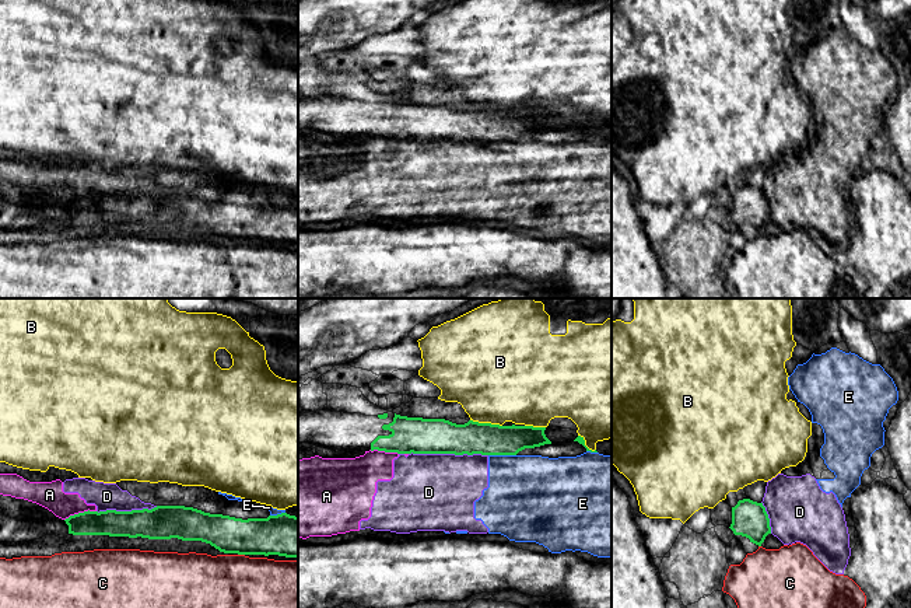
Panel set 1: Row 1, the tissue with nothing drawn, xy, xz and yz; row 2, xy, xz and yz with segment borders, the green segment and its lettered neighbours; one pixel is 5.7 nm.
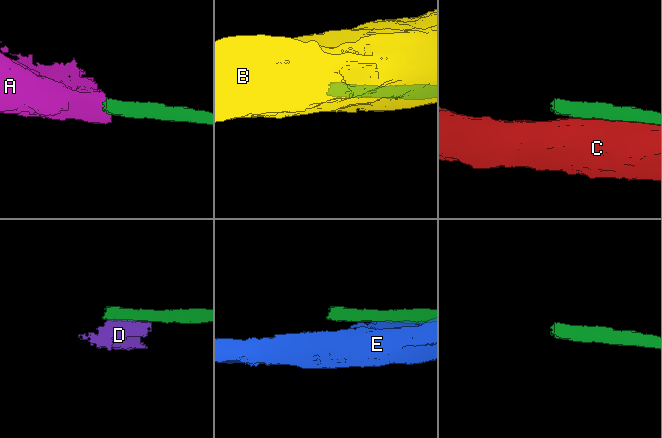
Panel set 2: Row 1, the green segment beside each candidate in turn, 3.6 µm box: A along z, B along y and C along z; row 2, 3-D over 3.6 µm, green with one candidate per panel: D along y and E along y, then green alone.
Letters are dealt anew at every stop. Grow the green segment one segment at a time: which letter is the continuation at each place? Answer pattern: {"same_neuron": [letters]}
{"same_neuron": []}

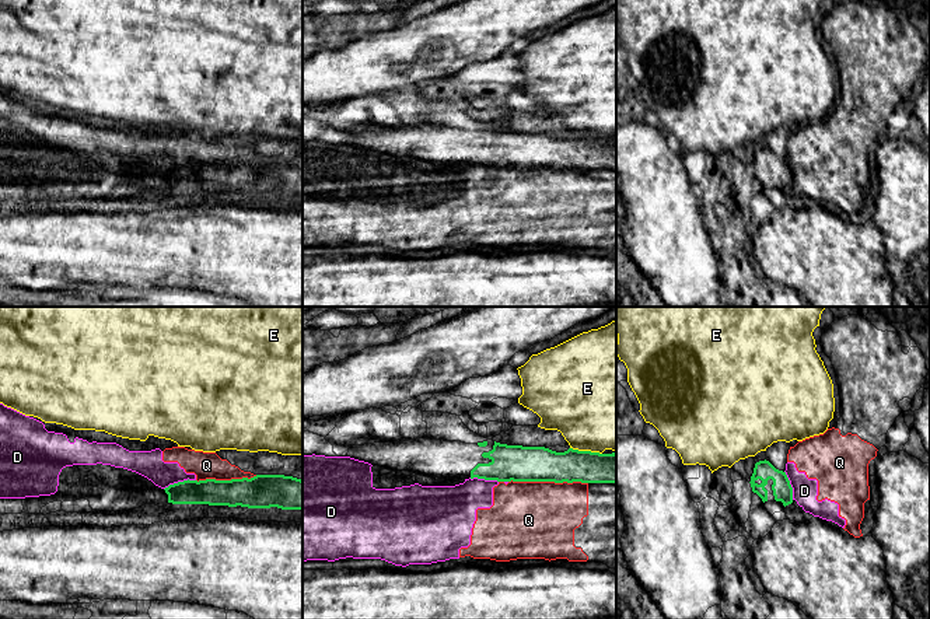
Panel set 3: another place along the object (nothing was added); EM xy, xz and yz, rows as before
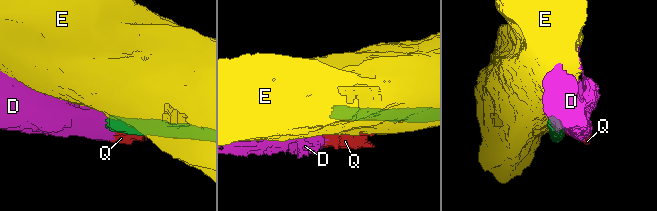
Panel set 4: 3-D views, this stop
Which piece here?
{"same_neuron": []}

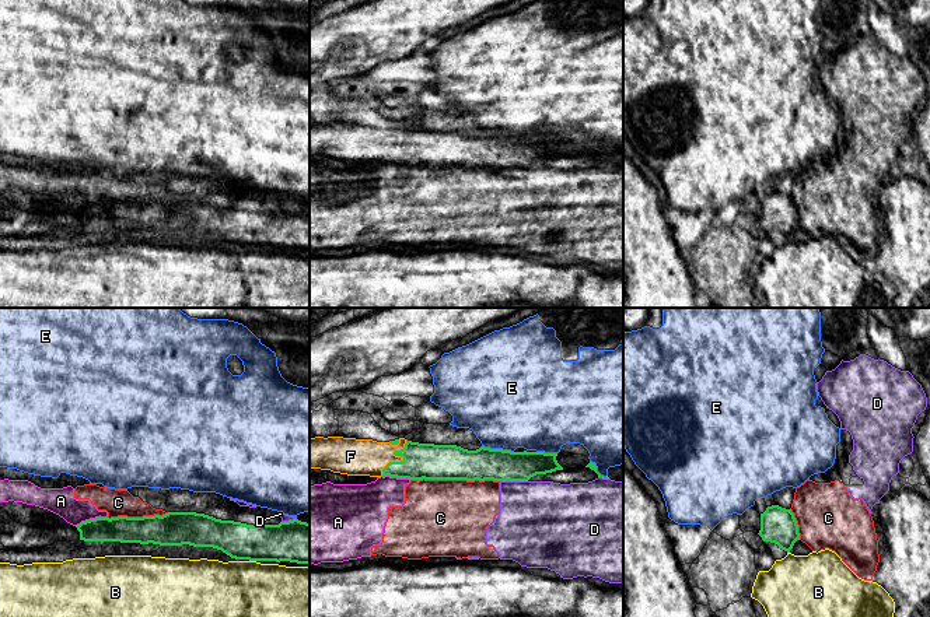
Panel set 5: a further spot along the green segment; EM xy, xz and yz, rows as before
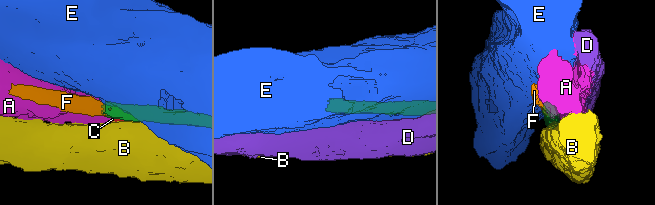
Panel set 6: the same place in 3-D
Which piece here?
{"same_neuron": ["F"]}

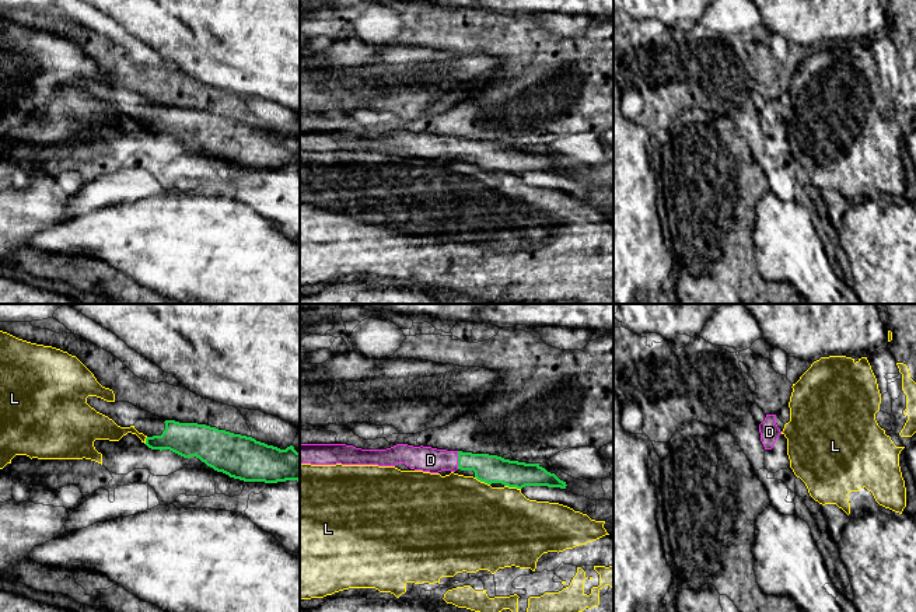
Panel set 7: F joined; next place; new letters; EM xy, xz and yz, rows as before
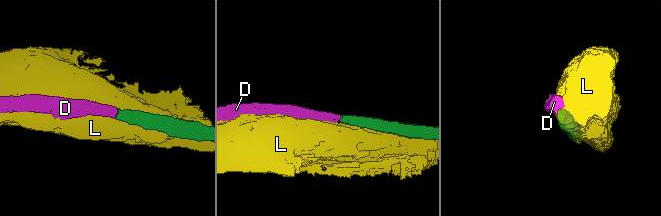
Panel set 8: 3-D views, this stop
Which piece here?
{"same_neuron": ["D"]}

